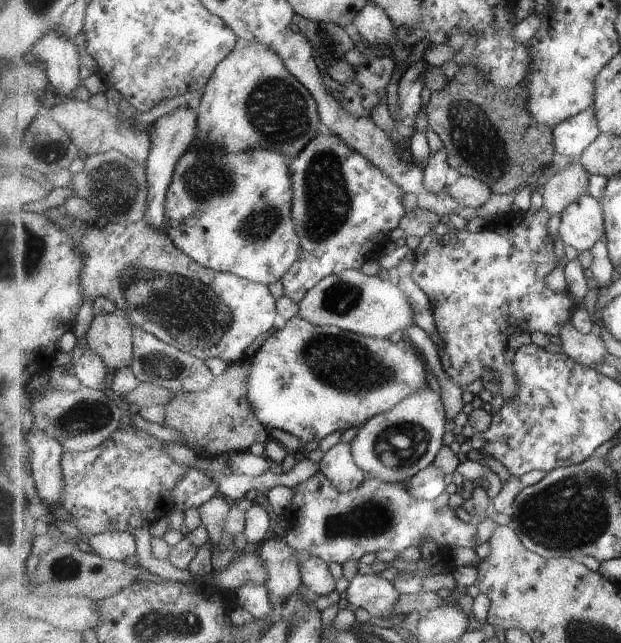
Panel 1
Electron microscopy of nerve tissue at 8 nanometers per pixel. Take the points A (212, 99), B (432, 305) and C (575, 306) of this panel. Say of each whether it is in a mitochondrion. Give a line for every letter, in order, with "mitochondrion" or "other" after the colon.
A: other
B: other
C: other

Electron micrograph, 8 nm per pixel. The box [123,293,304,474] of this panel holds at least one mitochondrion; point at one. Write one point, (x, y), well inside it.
(155, 364)

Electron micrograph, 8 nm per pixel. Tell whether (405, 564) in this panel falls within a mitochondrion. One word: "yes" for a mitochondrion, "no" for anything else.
no

